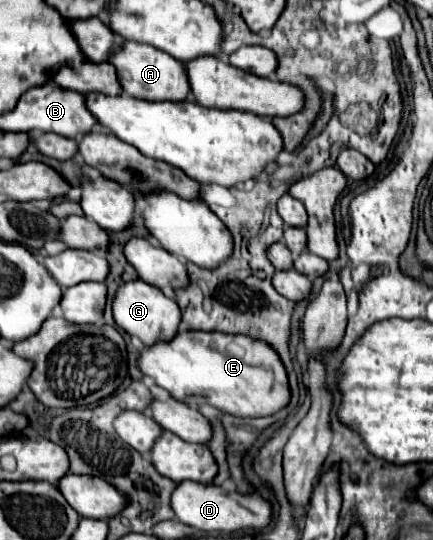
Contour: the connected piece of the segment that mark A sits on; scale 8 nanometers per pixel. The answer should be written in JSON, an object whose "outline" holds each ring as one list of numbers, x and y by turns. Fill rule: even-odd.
{"outline":[[123,41,121,47,117,47,113,51,109,63,113,63,117,67,123,91,131,97,139,97,145,101,175,101,175,103,189,99,191,87,189,87,185,63,177,61,175,57,171,57,151,45]]}

